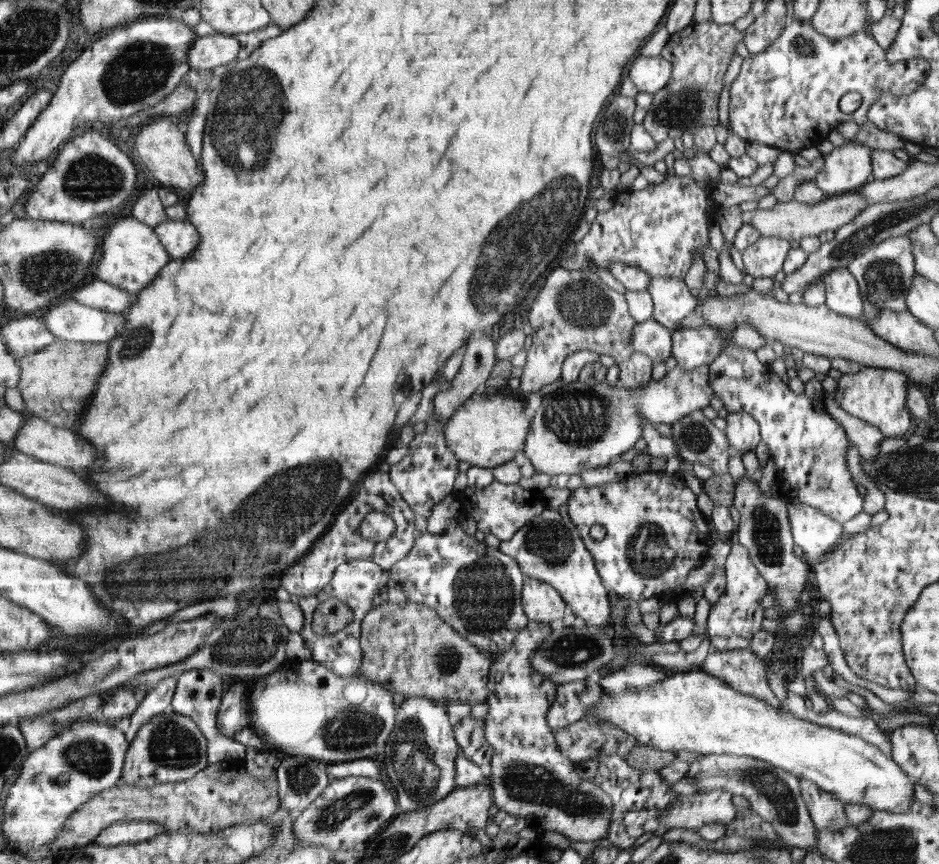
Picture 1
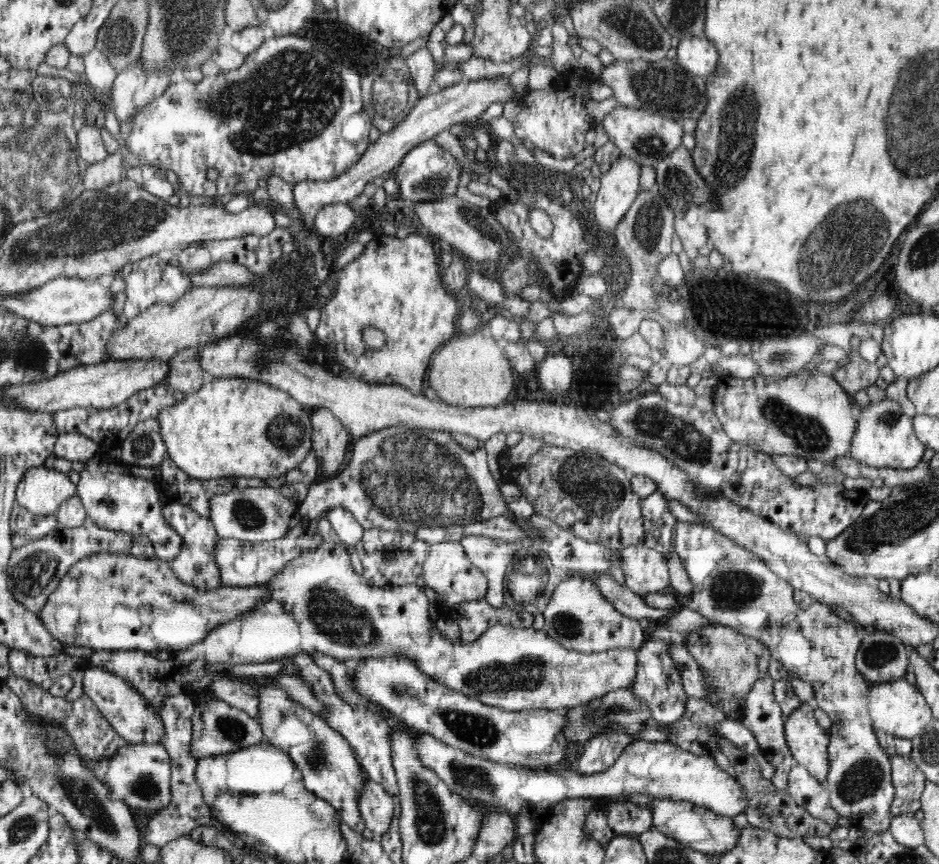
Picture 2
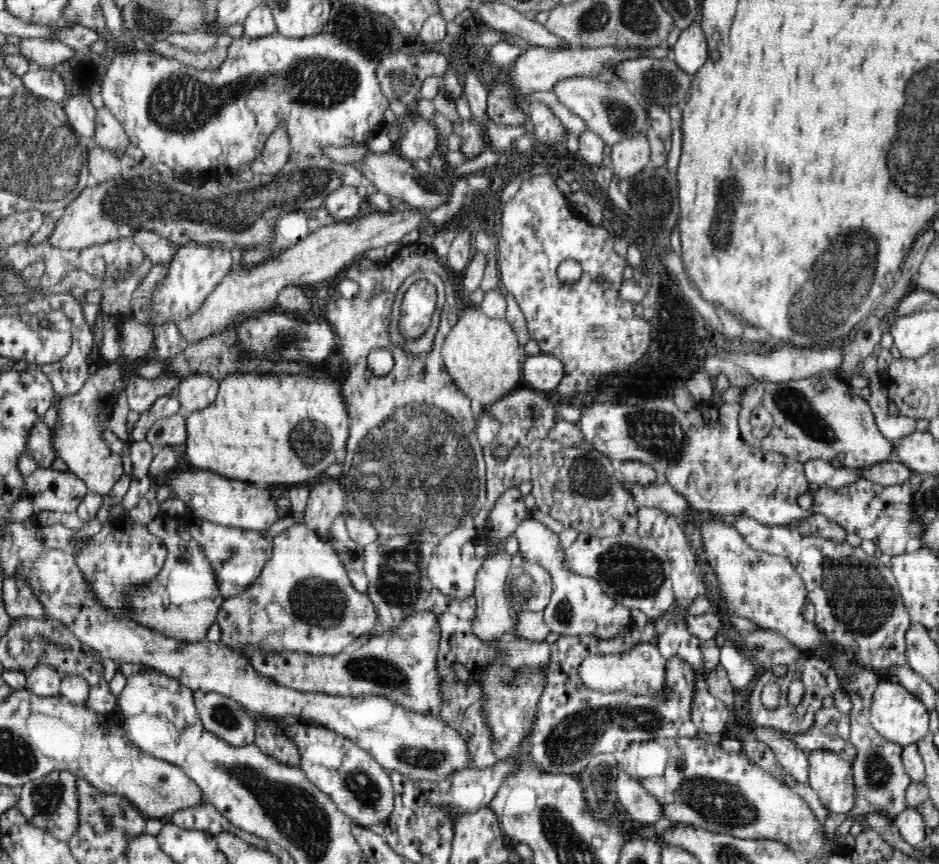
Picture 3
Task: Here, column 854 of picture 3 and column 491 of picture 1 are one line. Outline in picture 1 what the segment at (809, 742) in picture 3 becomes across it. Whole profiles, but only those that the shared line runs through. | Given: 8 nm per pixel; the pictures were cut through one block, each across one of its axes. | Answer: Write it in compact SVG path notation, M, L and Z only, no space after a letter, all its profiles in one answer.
M462 718L462 720L456 721L453 724L452 730L455 732L455 739L458 740L460 748L460 754L464 758L468 758L470 762L477 764L483 769L487 769L490 759L493 757L494 749L488 744L487 738L485 738L485 722L483 719Z

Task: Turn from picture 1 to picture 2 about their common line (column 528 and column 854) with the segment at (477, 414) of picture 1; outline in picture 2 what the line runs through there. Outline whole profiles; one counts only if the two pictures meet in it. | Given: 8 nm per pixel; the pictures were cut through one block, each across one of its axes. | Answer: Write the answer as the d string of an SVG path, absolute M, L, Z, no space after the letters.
M802 372L798 374L788 375L785 379L778 380L770 379L762 375L758 375L756 377L754 376L747 379L731 377L730 375L720 376L718 377L717 385L714 388L713 403L713 411L716 413L718 420L722 422L722 427L726 430L726 435L728 435L728 437L732 439L732 441L736 441L742 444L746 443L753 450L768 454L770 456L788 455L800 457L801 459L805 459L806 461L832 461L838 457L843 457L847 454L847 452L850 452L850 446L852 446L852 440L854 440L854 432L856 432L856 428L858 428L857 419L856 417L852 416L852 412L850 411L850 403L848 400L847 392L844 388L841 387L840 384L837 383L837 380L834 380L830 374L826 373Z

